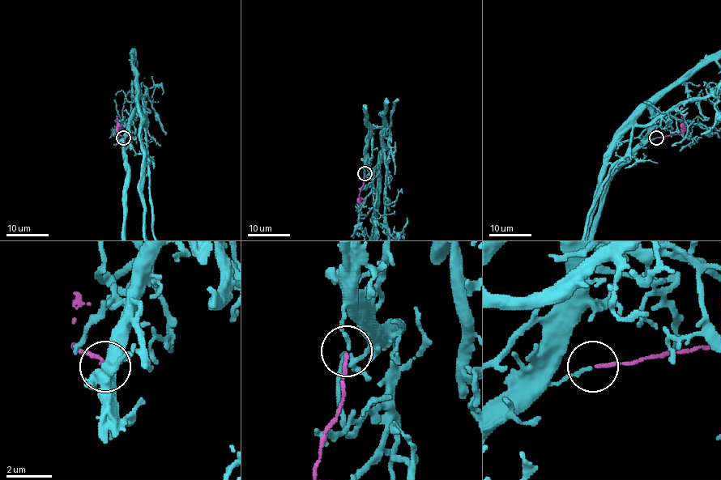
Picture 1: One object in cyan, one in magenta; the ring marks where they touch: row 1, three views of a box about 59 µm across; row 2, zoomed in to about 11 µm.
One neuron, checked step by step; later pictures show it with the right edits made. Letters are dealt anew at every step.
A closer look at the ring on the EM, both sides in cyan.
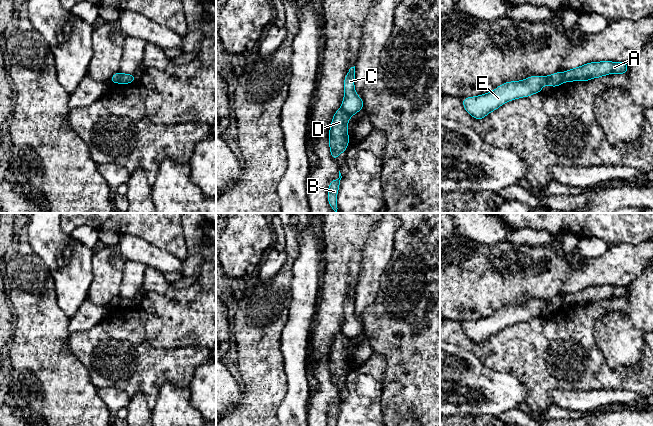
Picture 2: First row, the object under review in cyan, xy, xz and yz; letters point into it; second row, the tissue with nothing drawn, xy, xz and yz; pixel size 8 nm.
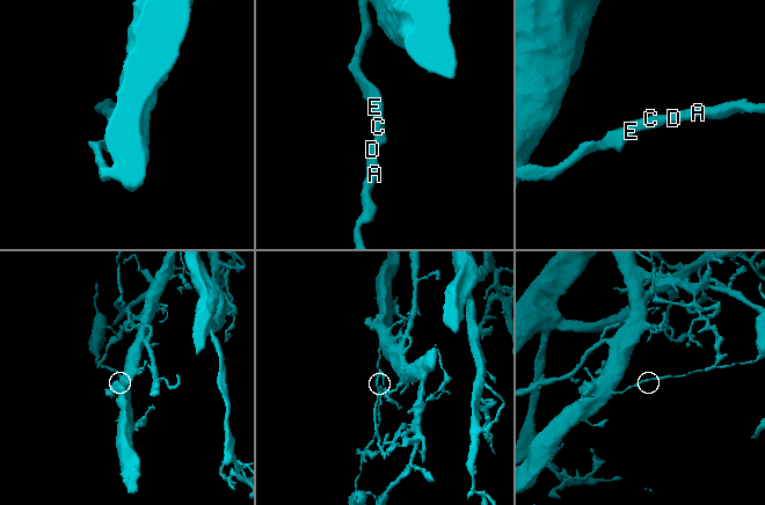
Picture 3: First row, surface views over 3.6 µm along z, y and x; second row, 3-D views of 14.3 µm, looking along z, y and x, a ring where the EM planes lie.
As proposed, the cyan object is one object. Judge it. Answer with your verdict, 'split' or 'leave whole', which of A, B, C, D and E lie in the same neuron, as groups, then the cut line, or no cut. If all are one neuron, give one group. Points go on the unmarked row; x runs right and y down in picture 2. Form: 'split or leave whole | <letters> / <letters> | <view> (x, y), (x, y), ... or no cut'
split | A B D / C E | xz (340, 333), (350, 340)

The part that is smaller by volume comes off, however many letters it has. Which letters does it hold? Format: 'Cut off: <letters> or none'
Cut off: A, B, D

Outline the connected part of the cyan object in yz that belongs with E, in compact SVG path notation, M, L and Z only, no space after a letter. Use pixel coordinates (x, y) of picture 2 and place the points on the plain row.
M562 296L550 300L530 300L522 305L506 306L494 315L480 320L463 322L463 330L472 341L482 344L487 338L508 325L540 317L544 309L555 312L563 306Z

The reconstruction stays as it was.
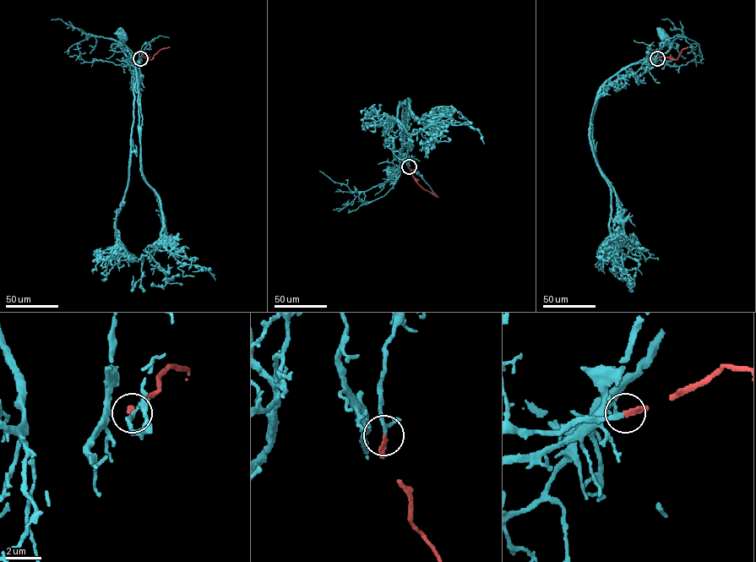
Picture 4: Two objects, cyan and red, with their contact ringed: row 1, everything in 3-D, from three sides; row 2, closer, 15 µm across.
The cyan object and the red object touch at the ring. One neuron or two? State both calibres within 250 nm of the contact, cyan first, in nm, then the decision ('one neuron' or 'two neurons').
calibres 170 and 240 nm; one neuron

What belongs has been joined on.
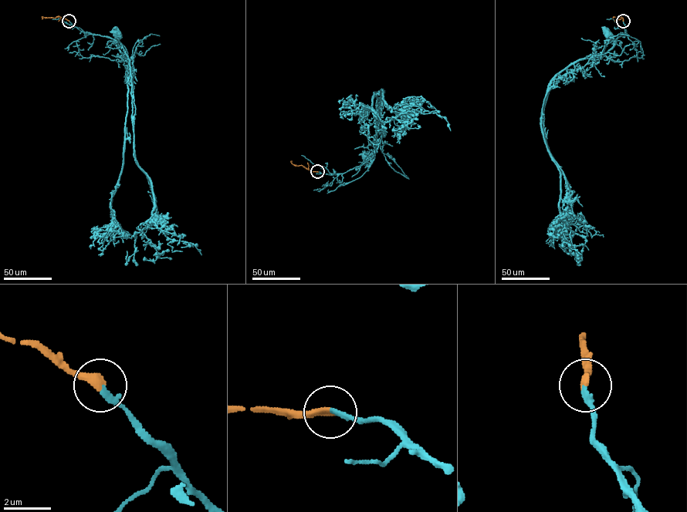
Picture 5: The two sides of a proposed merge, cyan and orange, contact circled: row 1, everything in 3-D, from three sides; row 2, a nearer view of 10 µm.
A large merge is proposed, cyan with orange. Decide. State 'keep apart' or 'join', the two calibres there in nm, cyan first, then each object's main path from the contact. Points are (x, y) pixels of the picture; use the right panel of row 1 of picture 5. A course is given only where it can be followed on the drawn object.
join; calibres 240 and 360 nm; course cyan (623, 21), (625, 34), (614, 39), (610, 35); course orange (623, 21), (621, 16), (612, 18)

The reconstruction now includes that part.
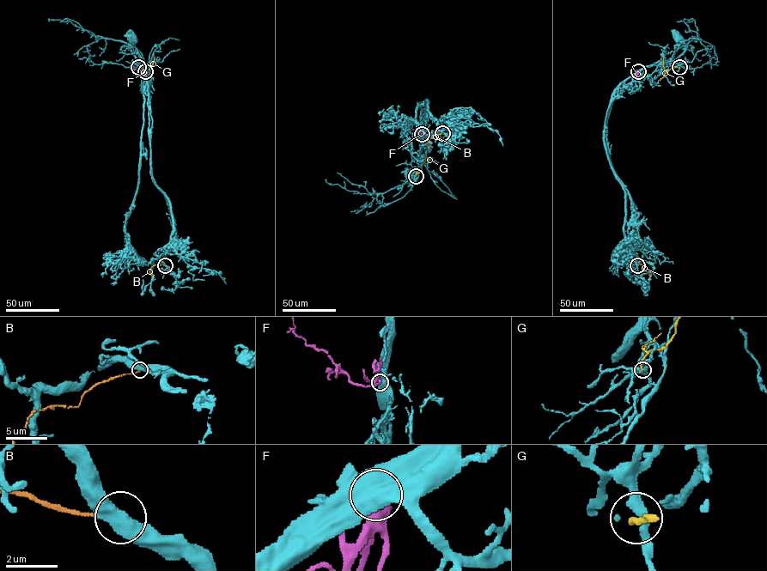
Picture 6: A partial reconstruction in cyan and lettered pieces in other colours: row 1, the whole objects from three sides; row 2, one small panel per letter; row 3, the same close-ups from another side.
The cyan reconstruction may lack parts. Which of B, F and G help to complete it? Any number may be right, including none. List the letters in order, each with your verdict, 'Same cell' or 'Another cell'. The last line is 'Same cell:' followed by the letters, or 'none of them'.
B: Another cell
F: Same cell
G: Another cell
Same cell: F

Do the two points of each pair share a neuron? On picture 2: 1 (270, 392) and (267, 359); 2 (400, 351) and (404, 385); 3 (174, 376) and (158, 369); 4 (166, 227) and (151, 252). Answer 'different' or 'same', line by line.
1: same
2: same
3: same
4: different

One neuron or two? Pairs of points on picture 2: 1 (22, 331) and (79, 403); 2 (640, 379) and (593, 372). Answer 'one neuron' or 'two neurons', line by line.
1: one neuron
2: one neuron

